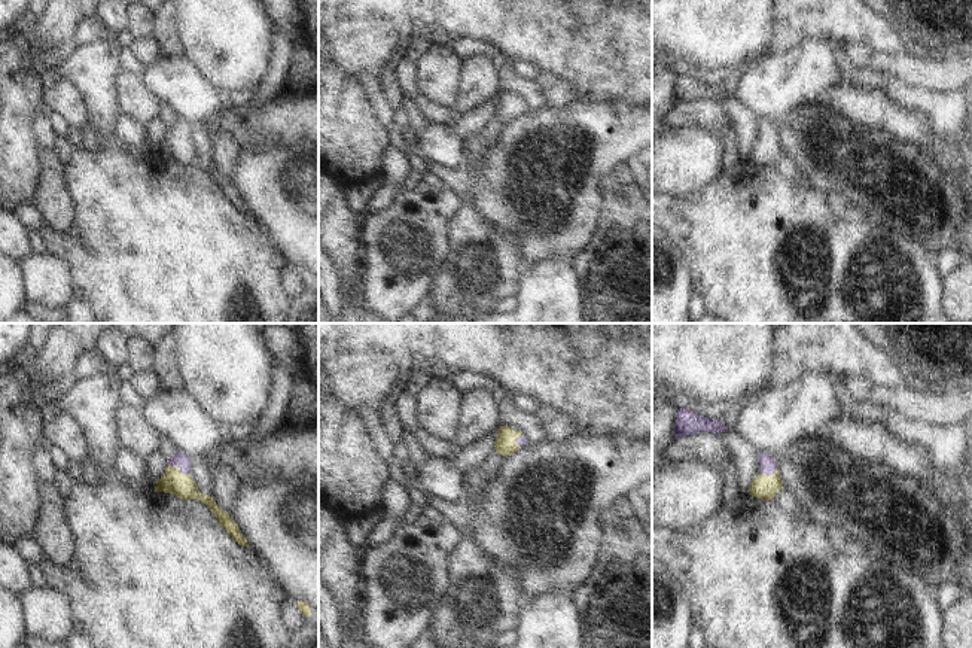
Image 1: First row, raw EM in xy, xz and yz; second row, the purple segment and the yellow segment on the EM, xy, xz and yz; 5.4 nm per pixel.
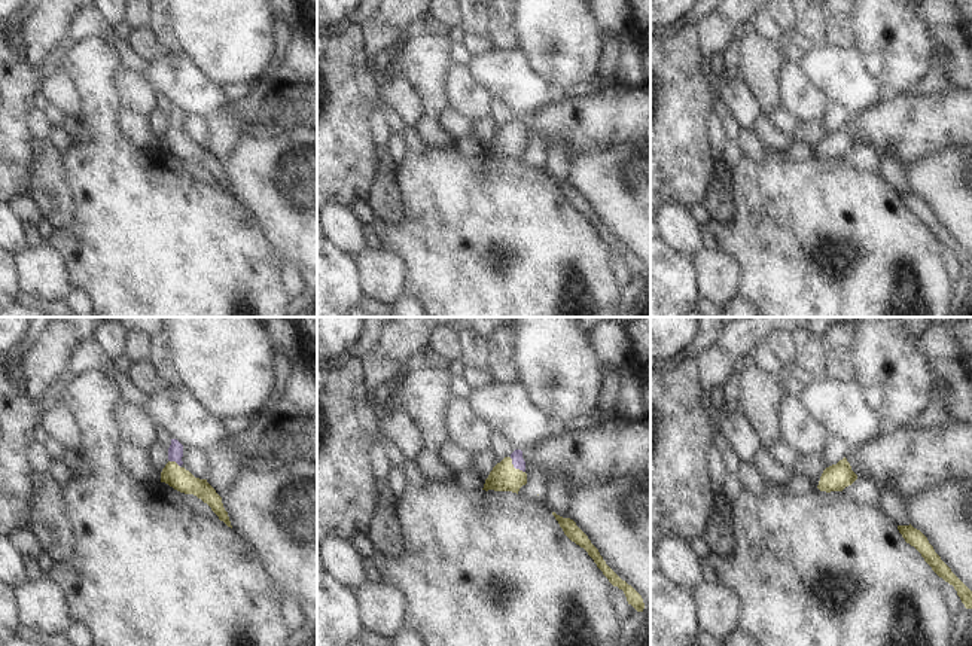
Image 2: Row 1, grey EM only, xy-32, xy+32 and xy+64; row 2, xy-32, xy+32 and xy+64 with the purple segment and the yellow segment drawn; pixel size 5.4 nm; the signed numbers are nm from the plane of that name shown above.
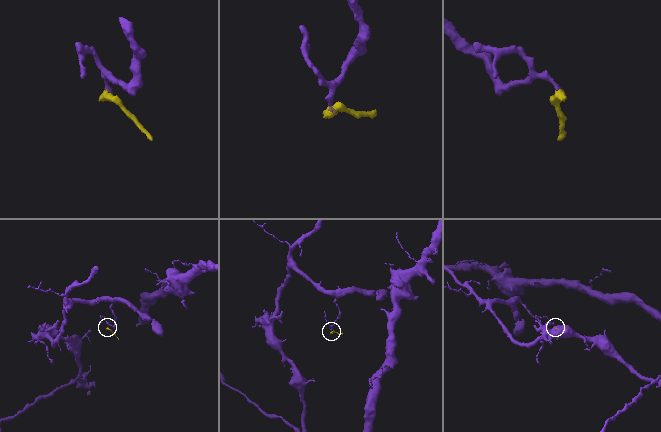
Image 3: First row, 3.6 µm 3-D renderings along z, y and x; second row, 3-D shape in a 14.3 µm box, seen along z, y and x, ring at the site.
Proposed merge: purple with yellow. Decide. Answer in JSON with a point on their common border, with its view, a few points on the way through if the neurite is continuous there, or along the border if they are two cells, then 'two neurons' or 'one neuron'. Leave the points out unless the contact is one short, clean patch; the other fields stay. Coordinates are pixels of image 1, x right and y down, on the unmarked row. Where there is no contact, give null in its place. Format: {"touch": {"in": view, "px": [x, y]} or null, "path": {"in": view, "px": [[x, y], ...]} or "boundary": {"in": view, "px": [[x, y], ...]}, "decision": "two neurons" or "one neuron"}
{"touch": {"in": "xy", "px": [180, 136]}, "path": {"in": "xy", "px": [[180, 127], [180, 136], [173, 148]]}, "decision": "one neuron"}

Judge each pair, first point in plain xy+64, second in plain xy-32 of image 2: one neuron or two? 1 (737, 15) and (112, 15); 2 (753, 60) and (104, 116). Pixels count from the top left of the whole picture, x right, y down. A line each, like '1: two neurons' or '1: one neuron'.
1: two neurons
2: one neuron

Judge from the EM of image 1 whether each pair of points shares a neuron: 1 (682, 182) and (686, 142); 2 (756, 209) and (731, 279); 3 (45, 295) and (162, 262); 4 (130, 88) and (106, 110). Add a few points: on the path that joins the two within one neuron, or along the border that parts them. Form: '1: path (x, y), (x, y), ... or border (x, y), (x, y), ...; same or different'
1: path (682, 172), (686, 152); same
2: path (756, 227), (756, 253), (749, 261); same
3: border (54, 256), (58, 256), (69, 270), (73, 297); different
4: border (121, 70), (115, 82), (115, 99), (119, 113); different

